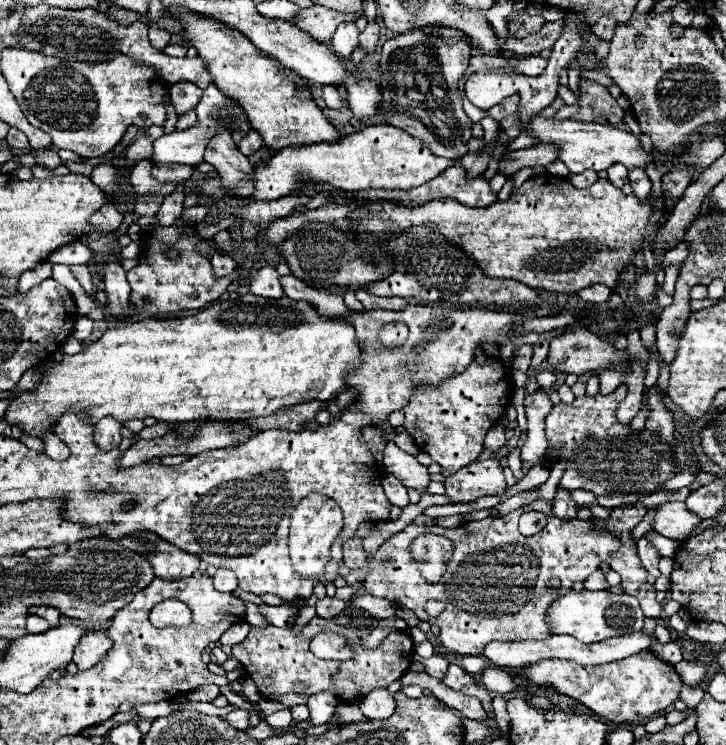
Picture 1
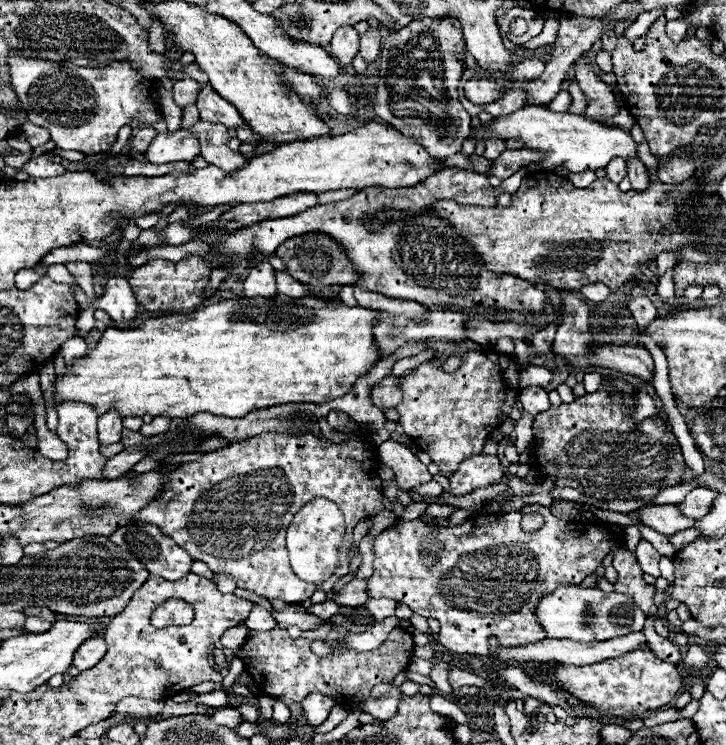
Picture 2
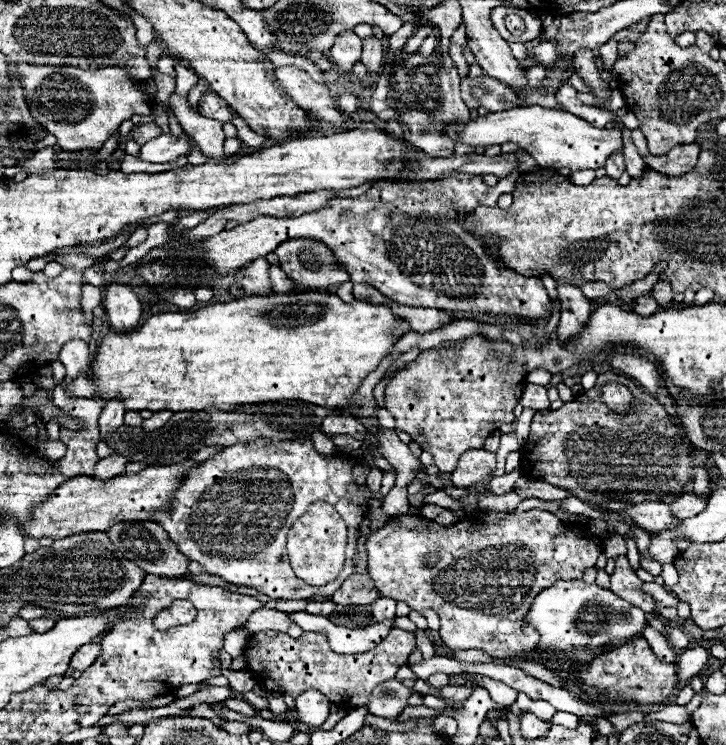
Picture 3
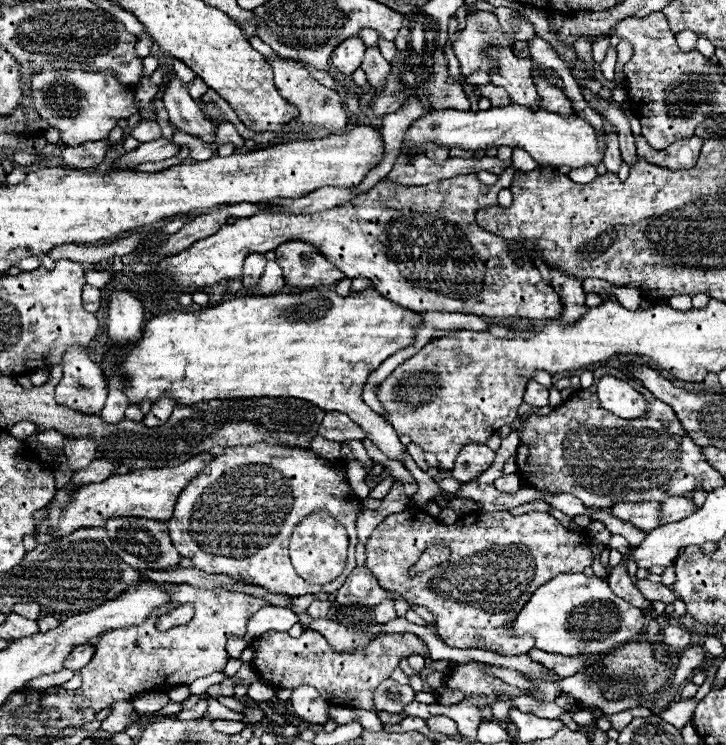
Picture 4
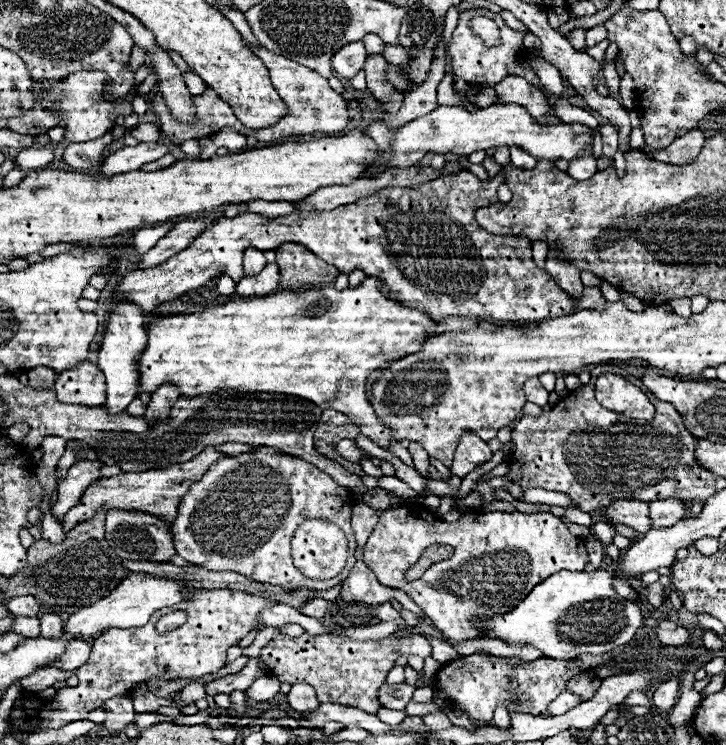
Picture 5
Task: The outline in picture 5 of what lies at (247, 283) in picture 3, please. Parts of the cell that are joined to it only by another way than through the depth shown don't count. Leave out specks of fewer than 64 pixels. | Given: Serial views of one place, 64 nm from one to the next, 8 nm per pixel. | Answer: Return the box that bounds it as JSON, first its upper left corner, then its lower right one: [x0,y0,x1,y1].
[244,248,268,276]

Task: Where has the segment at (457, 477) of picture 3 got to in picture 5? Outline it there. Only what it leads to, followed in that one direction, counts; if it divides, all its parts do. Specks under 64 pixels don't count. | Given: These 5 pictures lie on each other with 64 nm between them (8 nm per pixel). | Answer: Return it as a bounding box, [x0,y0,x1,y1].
[450,432,494,478]

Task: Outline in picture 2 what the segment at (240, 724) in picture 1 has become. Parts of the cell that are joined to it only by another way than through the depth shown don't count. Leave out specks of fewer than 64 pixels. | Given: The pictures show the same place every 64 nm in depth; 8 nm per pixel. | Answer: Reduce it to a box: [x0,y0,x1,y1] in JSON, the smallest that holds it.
[212,708,244,728]

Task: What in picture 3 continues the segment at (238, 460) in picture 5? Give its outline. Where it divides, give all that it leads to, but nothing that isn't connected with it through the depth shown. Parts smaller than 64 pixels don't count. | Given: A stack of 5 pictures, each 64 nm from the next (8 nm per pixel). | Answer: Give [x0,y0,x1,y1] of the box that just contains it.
[152,438,370,600]

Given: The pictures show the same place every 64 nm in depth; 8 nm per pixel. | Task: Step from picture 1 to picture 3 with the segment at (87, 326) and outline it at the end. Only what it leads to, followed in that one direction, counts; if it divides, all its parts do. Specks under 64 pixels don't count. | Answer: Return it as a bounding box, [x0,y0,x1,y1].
[82,280,102,322]

